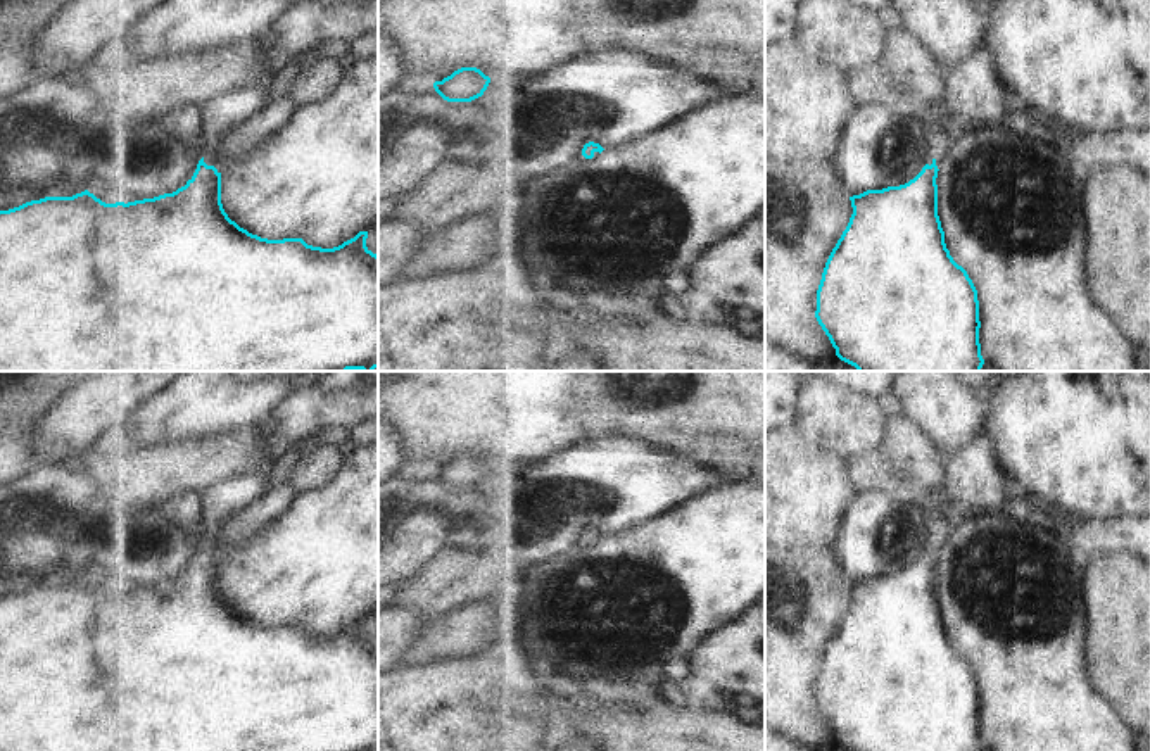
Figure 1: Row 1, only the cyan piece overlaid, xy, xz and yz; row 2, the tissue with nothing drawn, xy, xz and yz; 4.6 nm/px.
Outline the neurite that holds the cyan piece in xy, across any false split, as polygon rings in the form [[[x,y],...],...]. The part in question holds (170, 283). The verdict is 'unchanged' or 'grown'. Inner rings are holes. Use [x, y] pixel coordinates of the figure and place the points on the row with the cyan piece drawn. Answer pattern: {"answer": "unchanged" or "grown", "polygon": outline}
{"answer": "grown", "polygon": [[[269,83],[231,92],[200,109],[204,157],[185,186],[135,202],[105,204],[88,190],[73,197],[45,197],[0,211],[0,371],[373,371],[378,368],[378,256],[366,247],[368,231],[333,249],[307,245],[302,238],[268,240],[228,218],[221,204],[221,173],[212,166],[218,138],[264,105]]]}

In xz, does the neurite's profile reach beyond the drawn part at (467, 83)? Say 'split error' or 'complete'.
complete

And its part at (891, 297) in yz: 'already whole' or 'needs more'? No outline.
needs more

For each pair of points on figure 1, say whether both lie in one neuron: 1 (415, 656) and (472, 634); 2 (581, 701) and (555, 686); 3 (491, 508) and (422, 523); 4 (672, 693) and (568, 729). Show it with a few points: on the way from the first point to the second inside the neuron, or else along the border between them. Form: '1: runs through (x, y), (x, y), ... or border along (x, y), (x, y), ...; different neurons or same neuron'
1: runs through (429, 648), (442, 637), (458, 634); same neuron
2: runs through (574, 694), (562, 686); same neuron
3: runs through (473, 511), (463, 517), (439, 517); same neuron
4: border along (662, 700), (676, 706), (693, 705); different neurons

